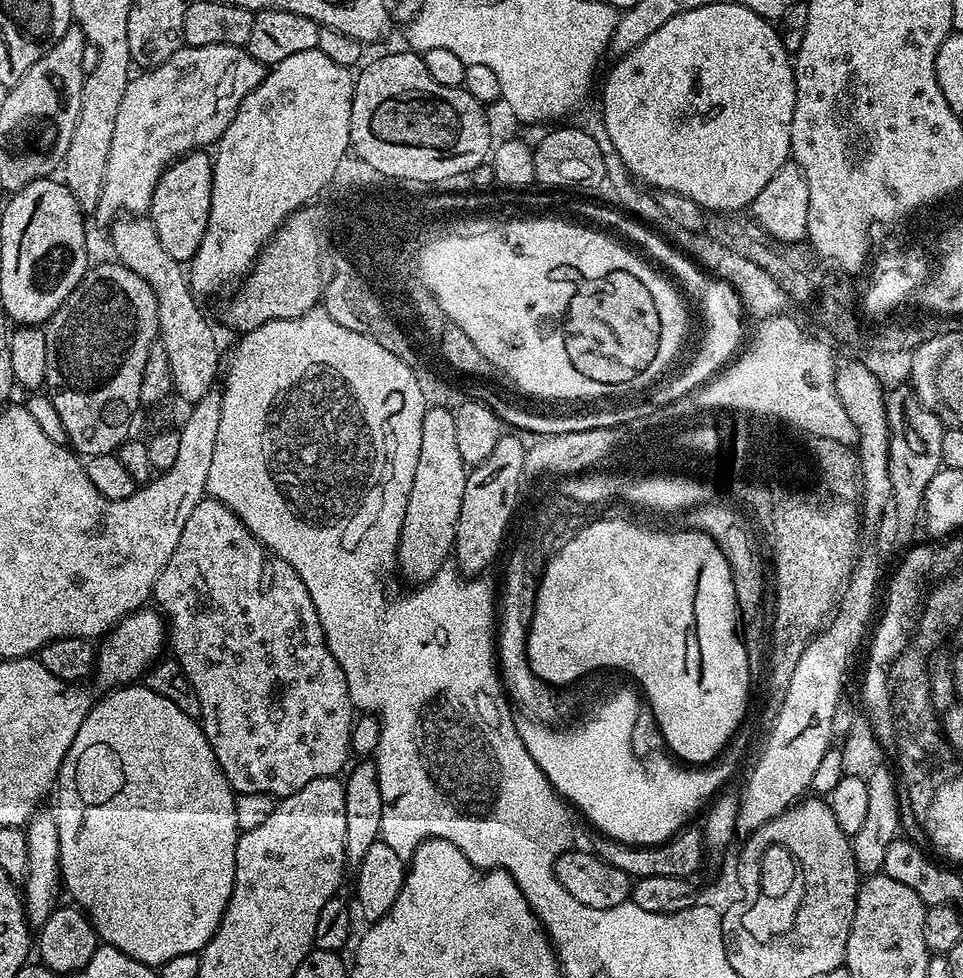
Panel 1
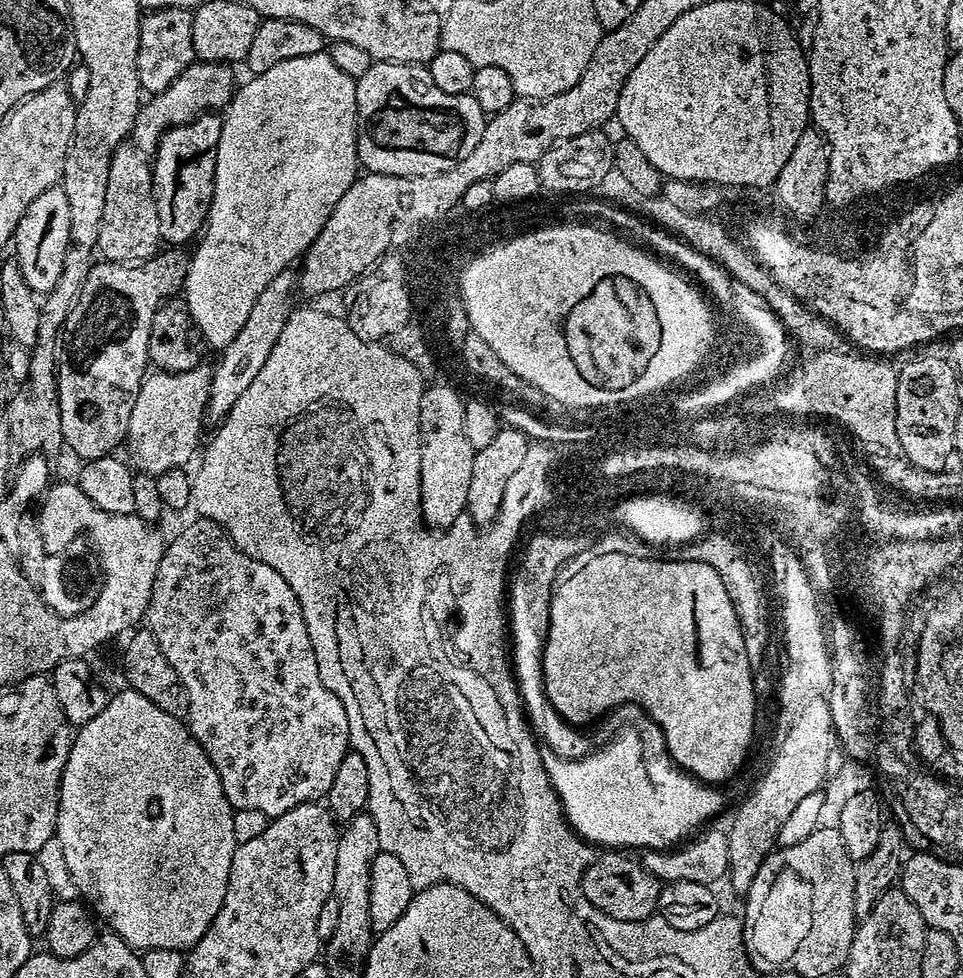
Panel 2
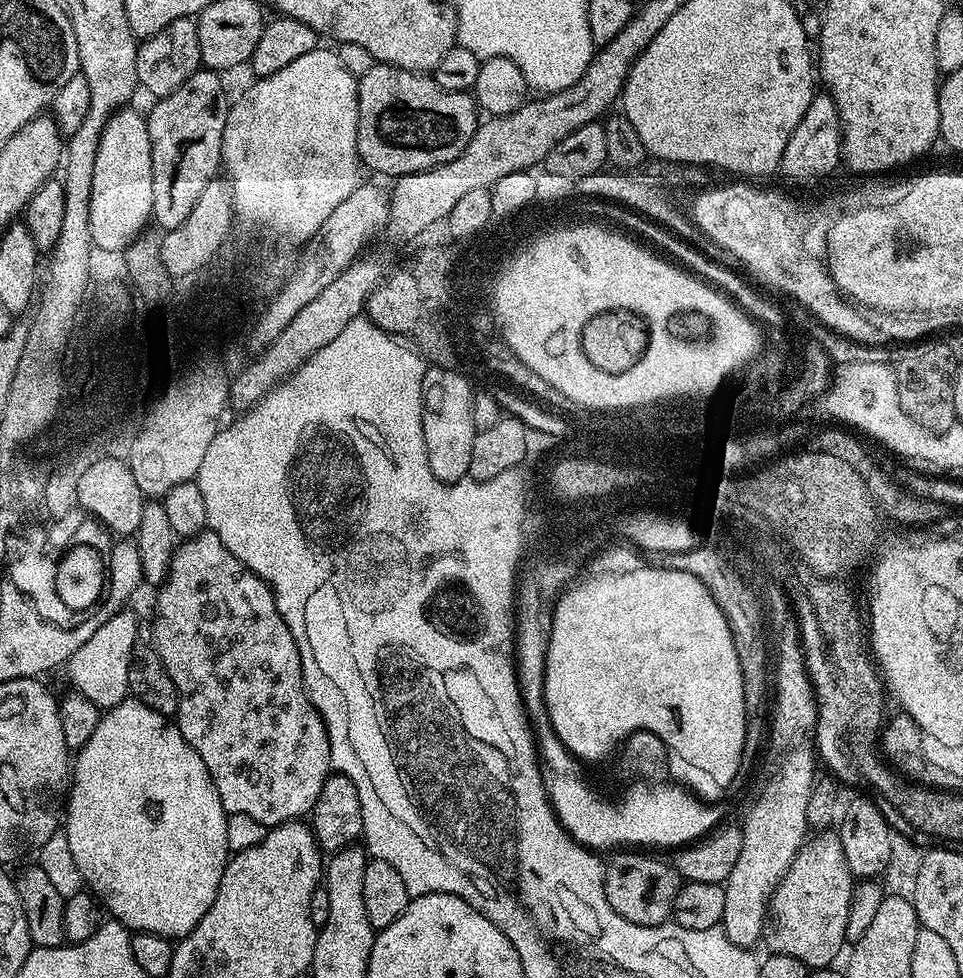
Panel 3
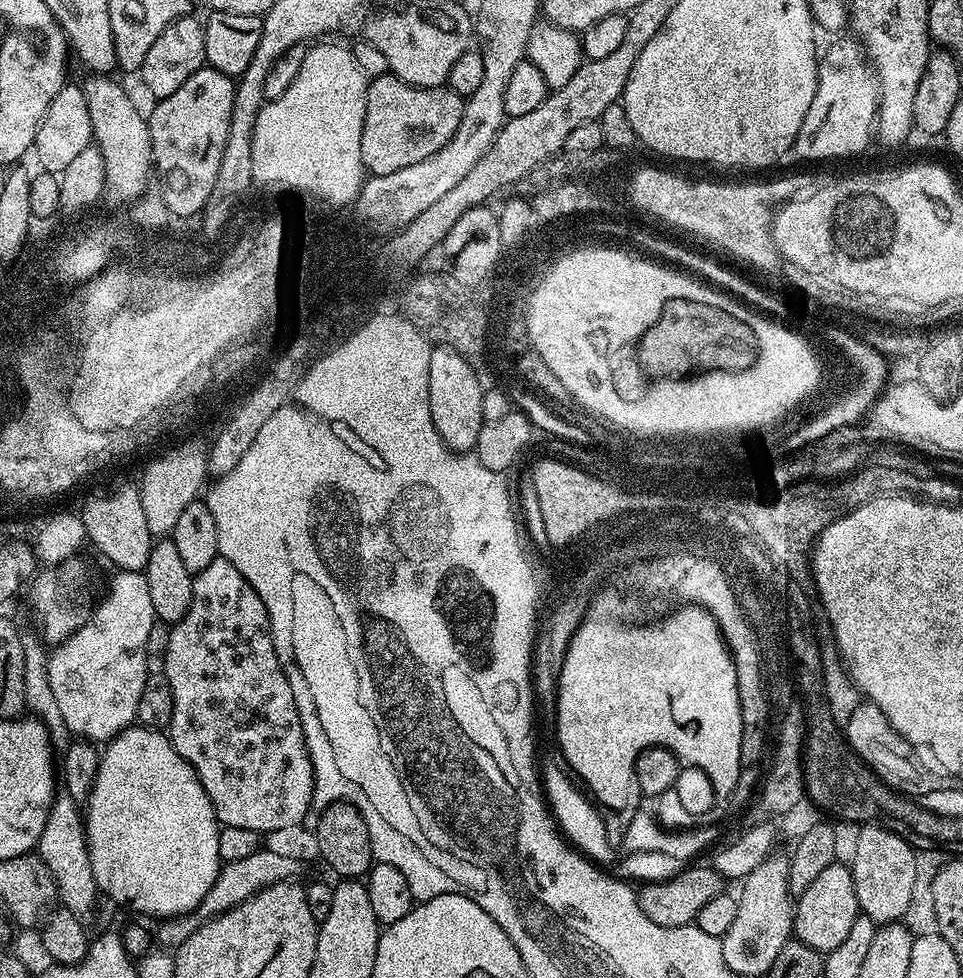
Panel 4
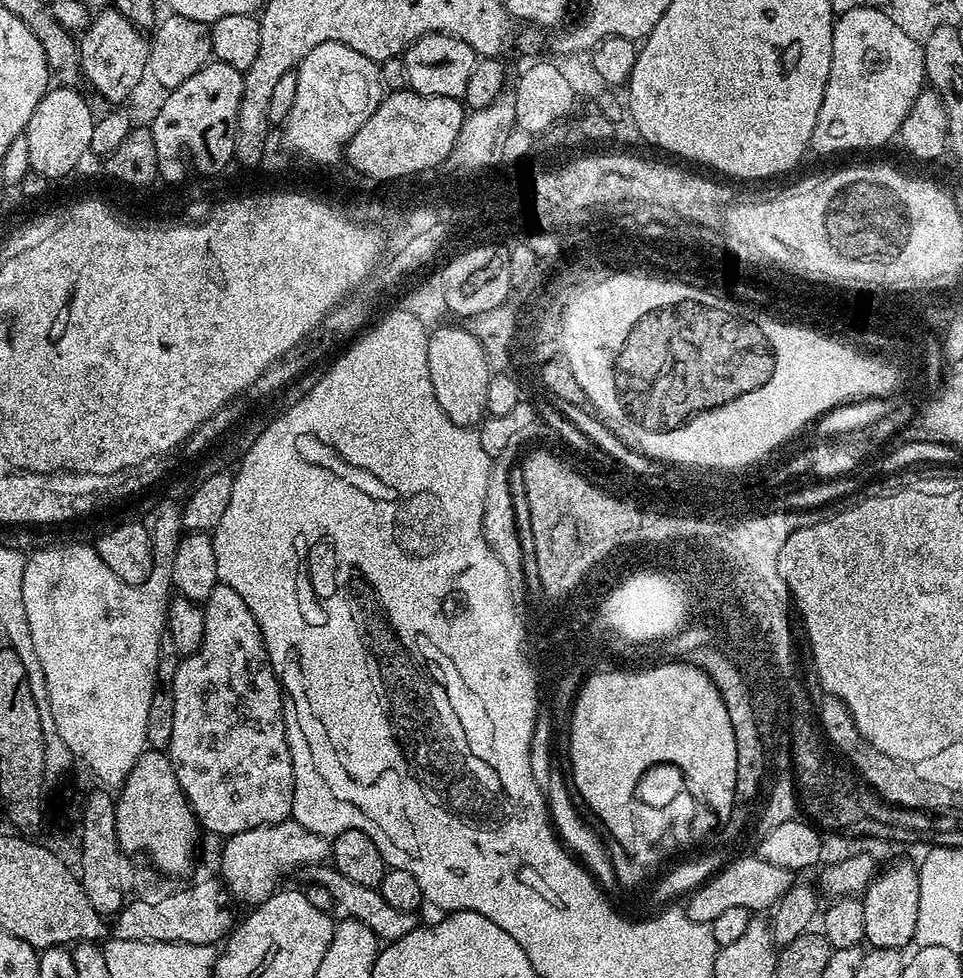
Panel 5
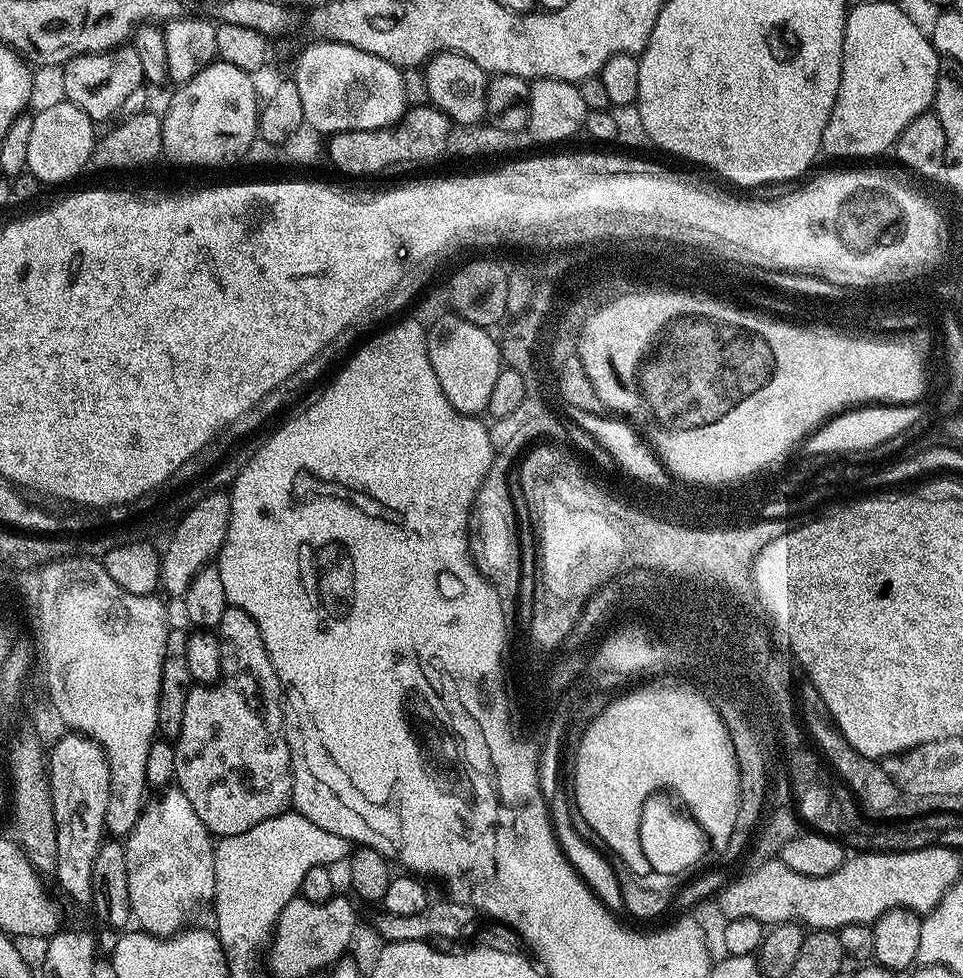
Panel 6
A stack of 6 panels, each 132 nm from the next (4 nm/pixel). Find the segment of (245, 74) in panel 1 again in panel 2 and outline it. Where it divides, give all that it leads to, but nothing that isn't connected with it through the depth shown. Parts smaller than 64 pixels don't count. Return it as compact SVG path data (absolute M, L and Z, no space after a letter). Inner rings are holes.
M193 62L186 70L182 70L182 74L178 74L178 78L174 78L174 82L166 90L149 95L141 103L140 113L136 115L132 127L131 143L139 146L144 153L155 153L161 138L169 128L188 124L198 116L227 108L234 95L232 71L227 64Z

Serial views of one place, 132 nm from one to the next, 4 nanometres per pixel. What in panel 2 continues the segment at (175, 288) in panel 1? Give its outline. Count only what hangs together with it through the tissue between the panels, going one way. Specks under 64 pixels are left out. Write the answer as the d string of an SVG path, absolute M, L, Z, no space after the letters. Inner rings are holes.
M125 142L114 150L114 158L110 162L110 182L106 184L106 207L102 210L102 230L98 230L98 252L105 261L117 264L135 264L137 262L147 262L161 251L162 241L160 238L160 227L158 226L158 210L156 209L156 194L152 187L152 164L147 153L144 153L139 146L131 142Z

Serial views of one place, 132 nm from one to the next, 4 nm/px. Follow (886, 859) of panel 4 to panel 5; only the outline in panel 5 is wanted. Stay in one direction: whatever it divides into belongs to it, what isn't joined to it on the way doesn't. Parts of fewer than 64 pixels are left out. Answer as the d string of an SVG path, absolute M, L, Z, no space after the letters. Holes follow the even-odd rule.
M900 860L897 864L892 864L888 869L881 871L868 885L868 889L862 893L864 902L864 913L866 914L866 934L865 941L874 948L898 948L907 949L907 944L911 945L915 938L915 926L918 919L919 902L919 874L917 865L911 864L908 860Z

